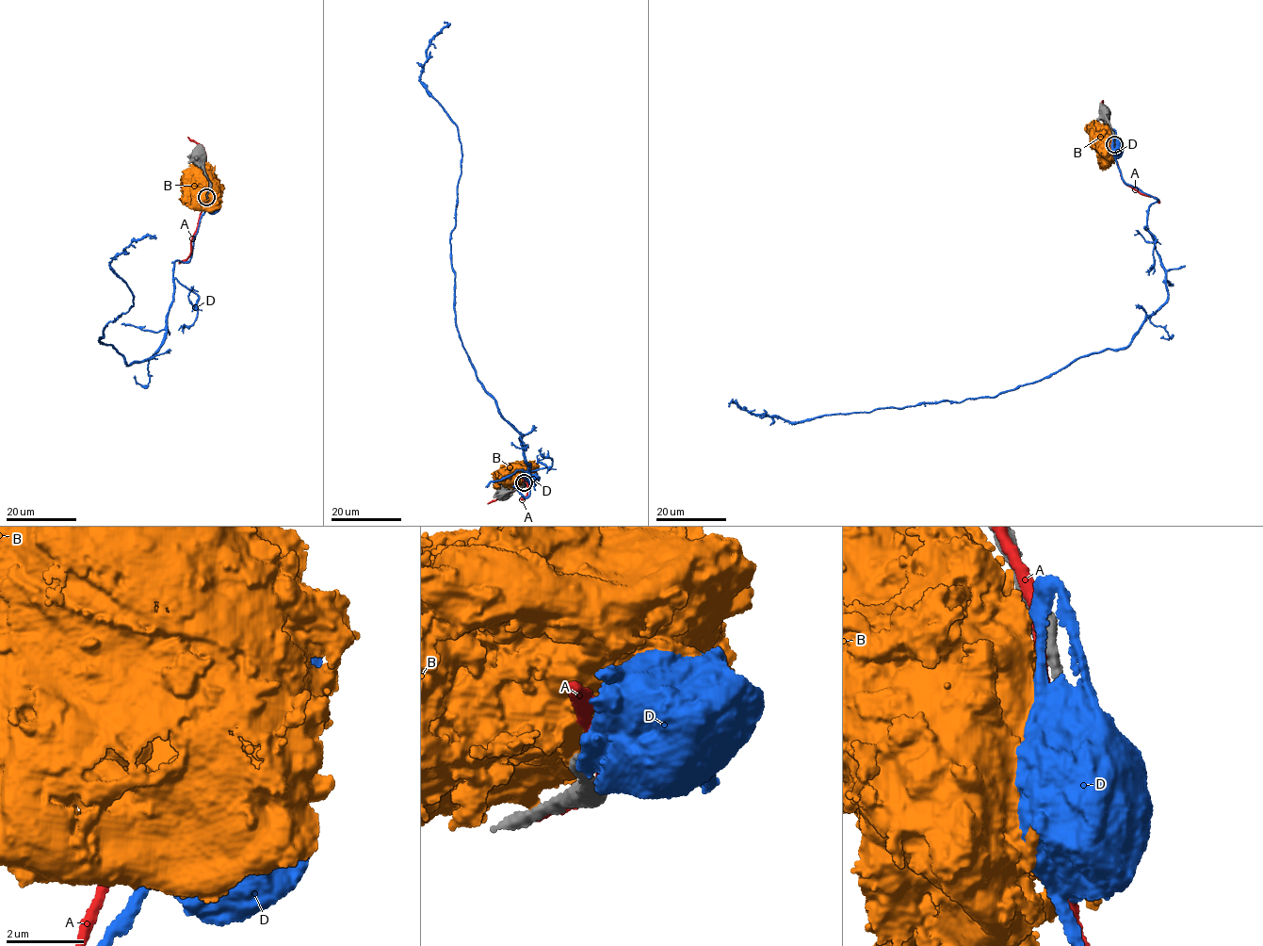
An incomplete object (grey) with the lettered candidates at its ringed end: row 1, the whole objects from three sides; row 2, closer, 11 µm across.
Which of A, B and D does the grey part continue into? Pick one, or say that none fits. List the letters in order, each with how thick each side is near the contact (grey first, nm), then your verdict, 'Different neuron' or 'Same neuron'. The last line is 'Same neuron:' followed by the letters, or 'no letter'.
A: Thickness 160 nm (grey) against 240 nm. Different neuron
B: Thickness 240 nm (grey) against 900 nm. Different neuron
D: Thickness 200 nm (grey) against 600 nm. Different neuron
Same neuron: no letter

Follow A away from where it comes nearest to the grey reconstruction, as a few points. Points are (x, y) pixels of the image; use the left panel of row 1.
A: (207, 197), (187, 258), (178, 263)

